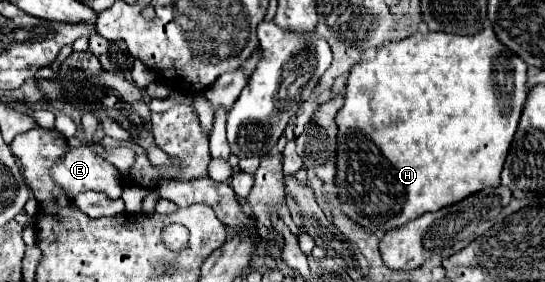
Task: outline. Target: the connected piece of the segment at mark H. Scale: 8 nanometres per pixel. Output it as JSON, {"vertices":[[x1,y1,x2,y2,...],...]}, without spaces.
{"vertices":[[485,27,481,33,475,35,451,35,451,33,413,33,407,39,387,43,377,49,377,55,373,59,359,61,347,79,347,91,345,91,345,105,339,109,335,123,339,127,337,135,337,195,341,199,341,211,349,215,355,223,367,227,367,229,381,229,389,231,395,227,405,225,407,221,427,213,437,211,445,205,453,205,467,195,473,195,485,187,499,185,499,175,507,157,507,151,511,147,515,129,519,125,519,117,523,113,523,107,527,103,527,65,517,57,509,47,505,47,491,27]]}

